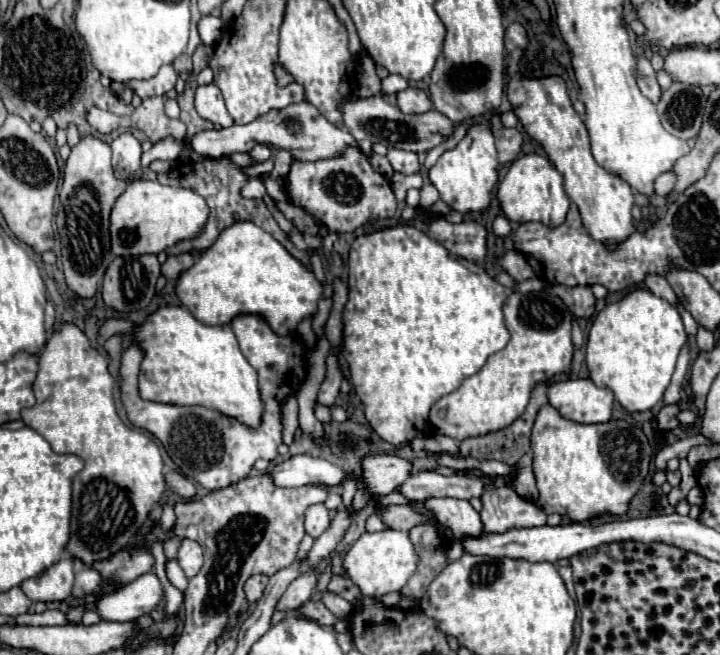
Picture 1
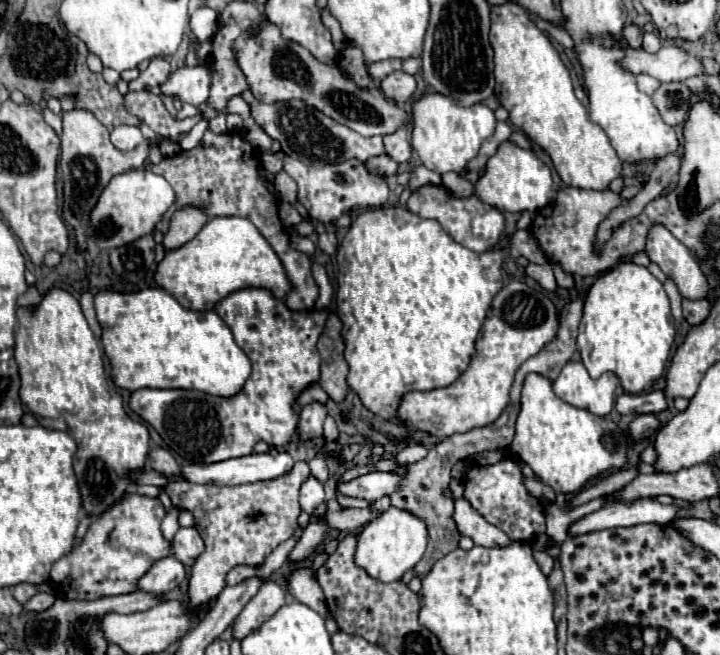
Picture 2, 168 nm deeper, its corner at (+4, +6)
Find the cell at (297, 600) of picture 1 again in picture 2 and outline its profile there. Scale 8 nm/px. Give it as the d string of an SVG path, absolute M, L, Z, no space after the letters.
M264 582L256 596L246 604L240 616L234 622L234 638L244 638L254 632L264 620L276 614L286 604L288 590L276 582Z

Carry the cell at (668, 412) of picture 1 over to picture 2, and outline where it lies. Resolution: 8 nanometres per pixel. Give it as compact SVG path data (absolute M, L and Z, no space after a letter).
M640 414L630 422L630 436L634 440L642 440L642 438L650 438L658 428L660 428L660 420L656 414Z

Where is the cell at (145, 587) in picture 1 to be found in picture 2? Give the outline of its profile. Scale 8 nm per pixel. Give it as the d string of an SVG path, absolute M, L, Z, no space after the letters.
M168 556L168 558L162 558L160 562L156 562L144 574L144 578L140 578L138 590L162 596L162 594L168 594L170 590L174 590L184 578L186 578L184 564L180 564L176 558Z

